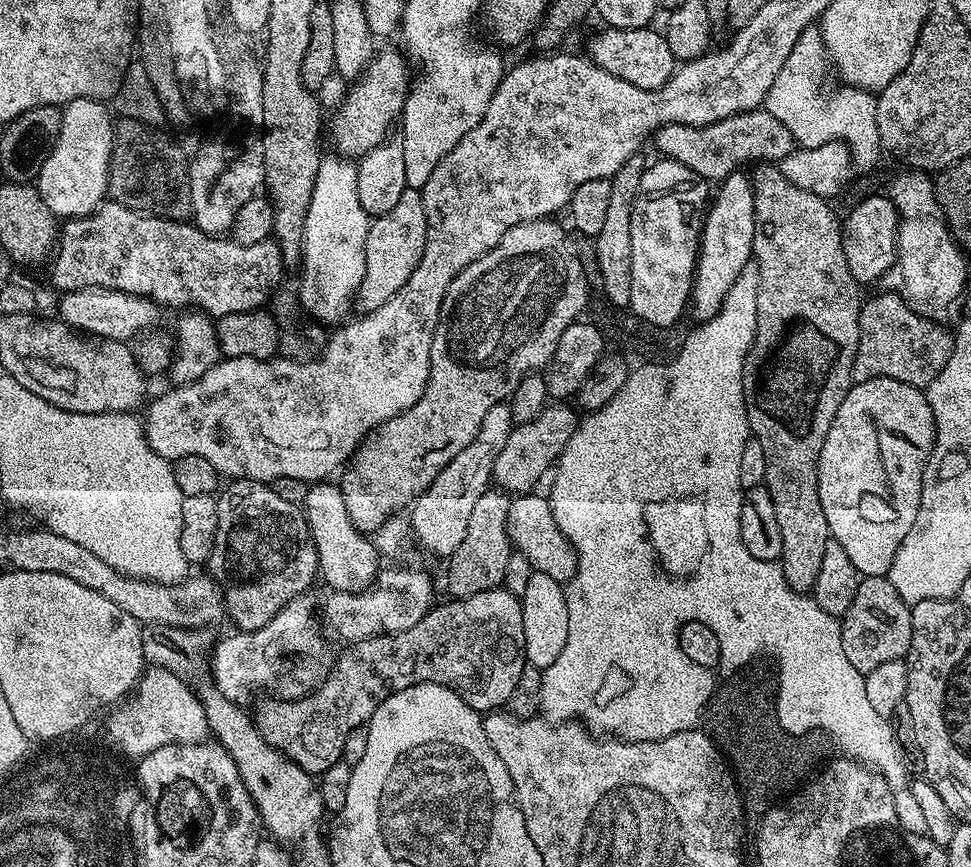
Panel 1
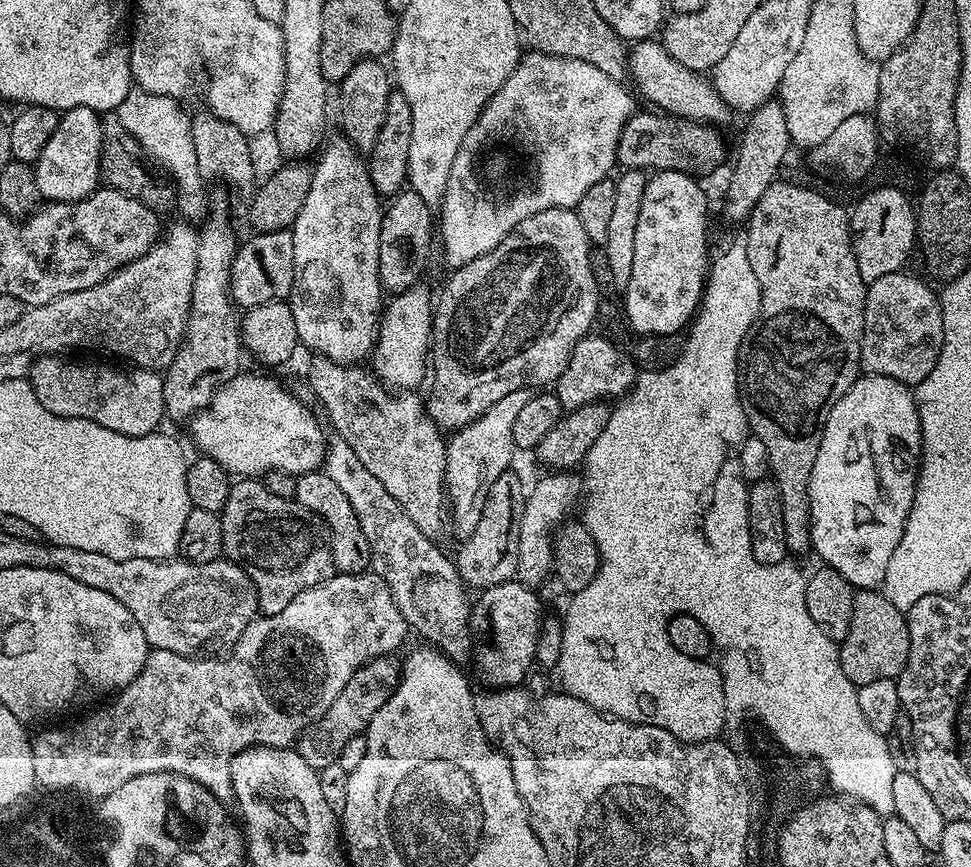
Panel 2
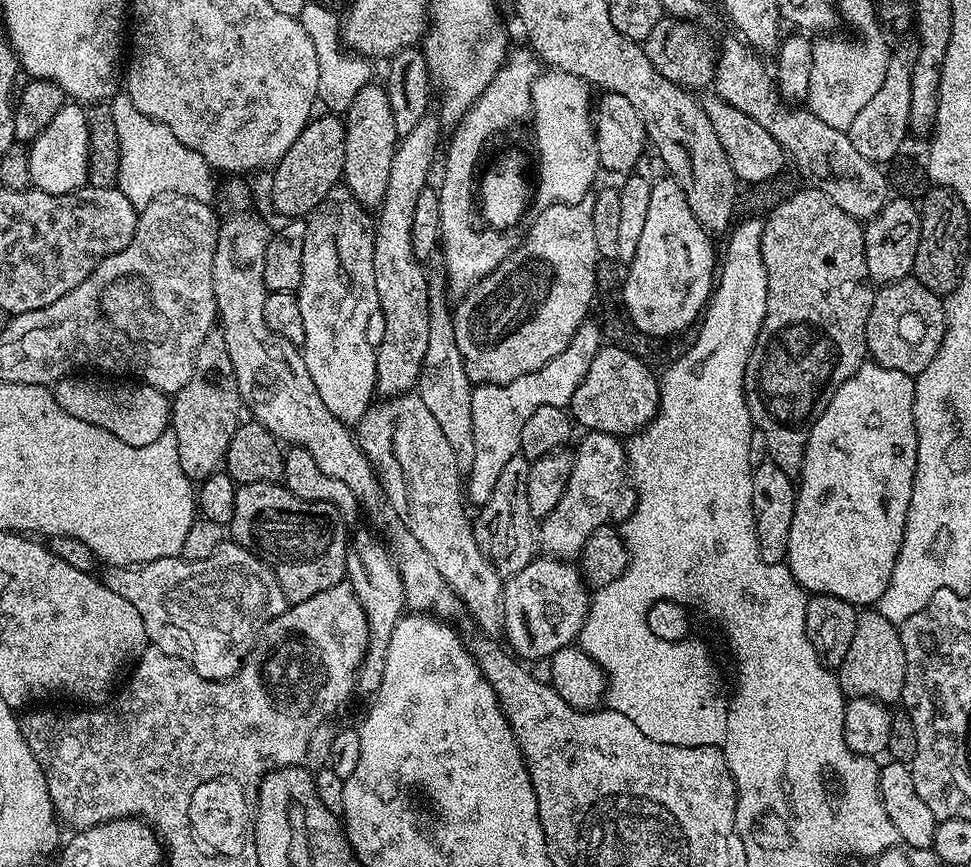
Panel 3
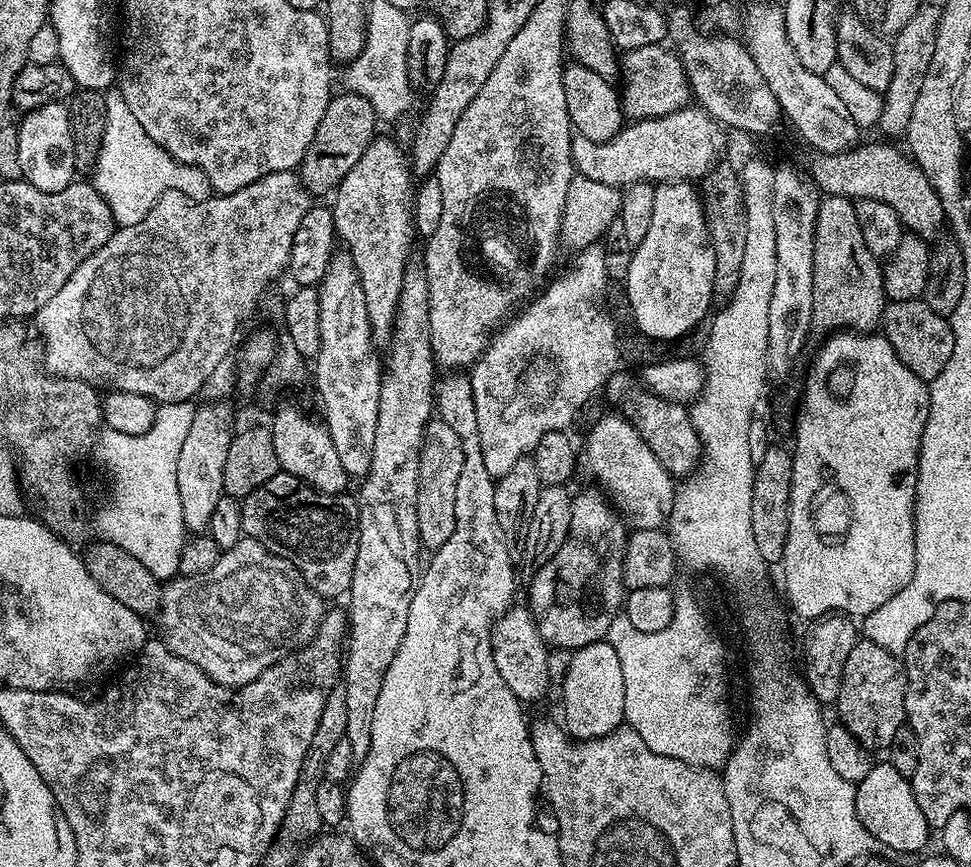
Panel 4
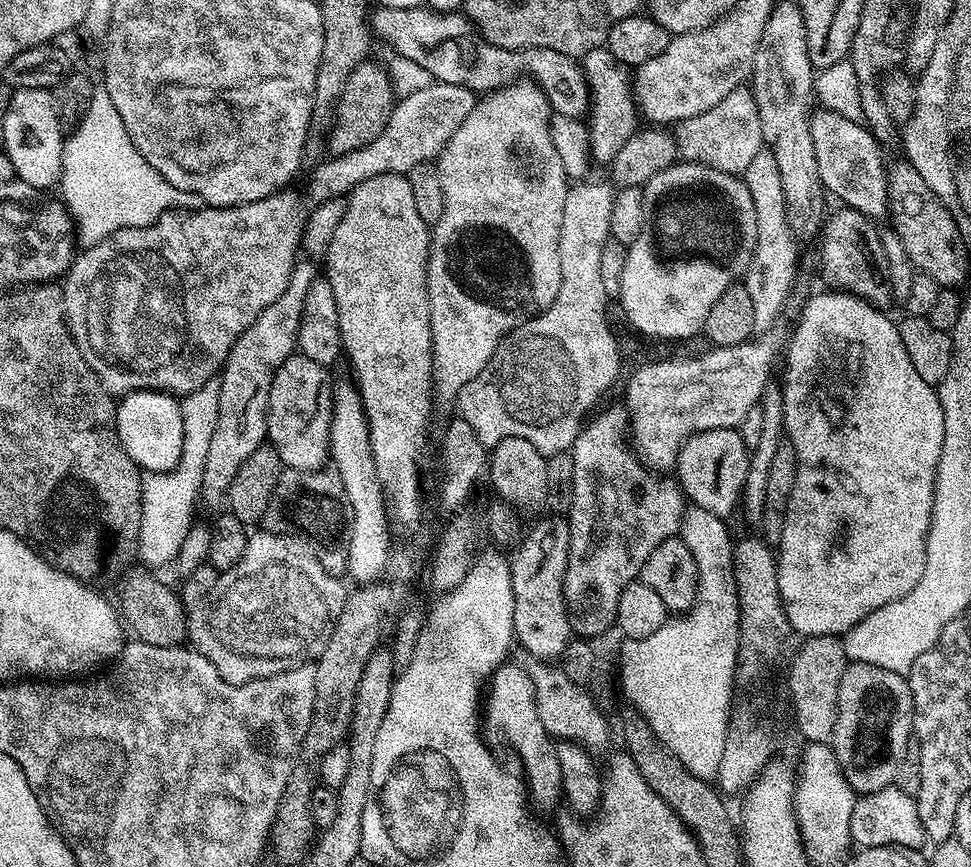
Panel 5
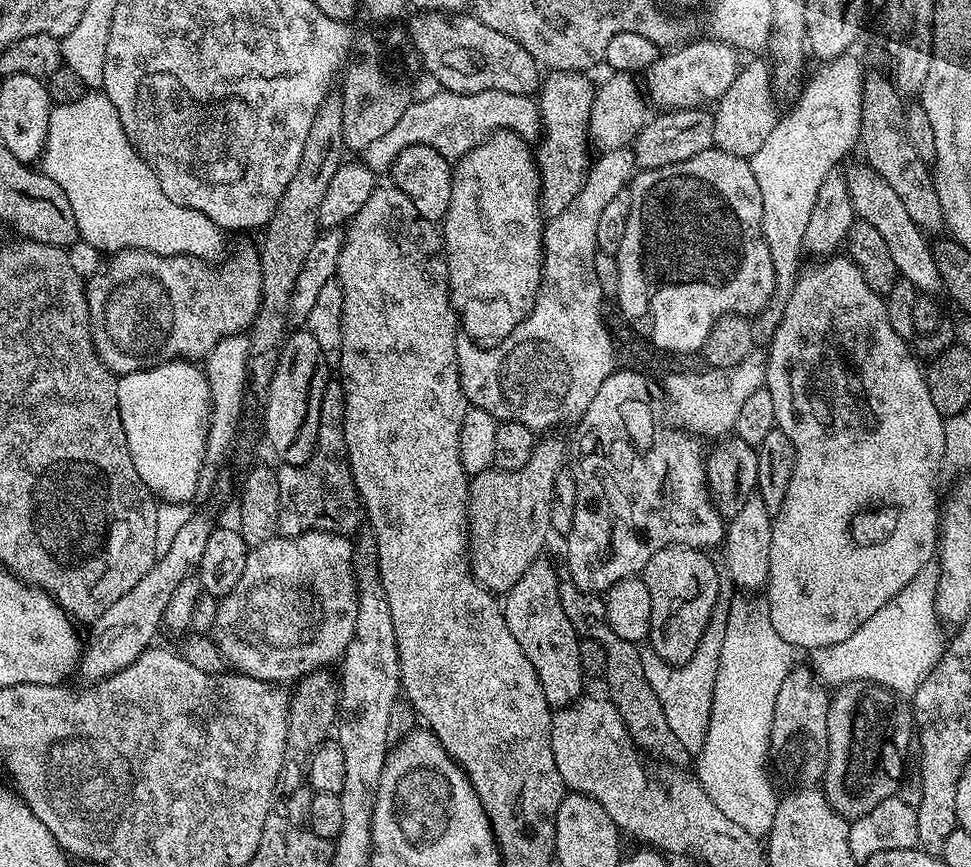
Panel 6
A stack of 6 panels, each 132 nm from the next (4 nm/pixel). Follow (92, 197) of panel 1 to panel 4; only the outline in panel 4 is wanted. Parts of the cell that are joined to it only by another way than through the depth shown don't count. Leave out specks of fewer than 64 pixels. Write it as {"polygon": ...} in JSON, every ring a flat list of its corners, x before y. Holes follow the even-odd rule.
{"polygon":[[67,103,38,106,32,112,23,113,18,134,18,158,22,161,22,177,43,192,66,190,78,176,74,158,74,134,70,130,70,114]]}

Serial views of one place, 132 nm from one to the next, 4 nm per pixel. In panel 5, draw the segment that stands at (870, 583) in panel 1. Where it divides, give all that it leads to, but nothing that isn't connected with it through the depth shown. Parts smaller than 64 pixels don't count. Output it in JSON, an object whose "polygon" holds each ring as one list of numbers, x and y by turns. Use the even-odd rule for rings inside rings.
{"polygon":[[866,662,849,663,838,686,838,714,830,743,836,751,842,774,853,790,863,794,889,787,904,764,904,755,908,752,908,744,910,748,913,736,912,691,907,675,894,670,882,670,882,666,870,666]]}

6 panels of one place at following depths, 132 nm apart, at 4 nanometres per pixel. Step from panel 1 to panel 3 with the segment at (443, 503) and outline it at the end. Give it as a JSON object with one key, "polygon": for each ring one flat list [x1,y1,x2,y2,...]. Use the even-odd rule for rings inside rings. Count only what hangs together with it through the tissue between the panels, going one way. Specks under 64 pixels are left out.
{"polygon":[[585,322,574,334,570,346,537,372,526,374,509,384,482,384,472,389,472,425,474,426,474,462,466,473,466,496,473,505,485,504,494,494,502,469,510,458,520,451,522,426,542,406,567,409,574,398,574,390,586,378,590,362,602,346,602,328,599,323]]}

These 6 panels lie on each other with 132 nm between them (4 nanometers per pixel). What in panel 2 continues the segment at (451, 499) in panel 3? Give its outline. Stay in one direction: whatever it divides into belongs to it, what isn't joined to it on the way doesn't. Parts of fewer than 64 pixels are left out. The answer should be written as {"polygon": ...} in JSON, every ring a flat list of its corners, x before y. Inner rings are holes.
{"polygon":[[297,344,290,361,290,368,293,368,302,379,308,380,314,395,320,399,320,404,324,407,324,412,328,415,328,420,332,423,335,435,358,454,362,466,386,486,386,494,402,506,402,510,426,534,432,541,439,541,440,535,450,524,446,515,446,489,444,486,444,475,446,474,446,454,448,446,445,435,440,426,428,414,428,410,423,399,416,397,417,393,412,390,389,390,385,385,376,379,371,371,360,366,347,366,334,362,330,358,320,355,319,352,312,351,304,344]]}

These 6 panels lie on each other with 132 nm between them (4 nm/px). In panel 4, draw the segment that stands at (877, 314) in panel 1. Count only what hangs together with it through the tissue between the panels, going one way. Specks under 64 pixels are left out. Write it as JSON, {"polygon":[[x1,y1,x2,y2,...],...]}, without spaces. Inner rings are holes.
{"polygon":[[923,299,906,302,891,301,885,307,882,317,882,335,894,346,894,354,918,378,931,382,942,374,946,362,950,362,950,354,954,354,954,334,951,323,938,315]]}

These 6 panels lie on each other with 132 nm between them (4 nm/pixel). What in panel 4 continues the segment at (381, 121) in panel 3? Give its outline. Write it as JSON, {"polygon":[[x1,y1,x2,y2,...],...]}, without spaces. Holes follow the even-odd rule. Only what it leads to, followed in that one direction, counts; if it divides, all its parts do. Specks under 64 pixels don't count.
{"polygon":[[377,135,350,174,342,178,334,190,336,201,330,204,339,243,354,262,362,294,366,296,366,314,376,342,391,337,398,298,402,294,402,278,410,263,408,251,414,237,410,195,414,182,408,176,410,160,405,151,403,154,390,137]]}

